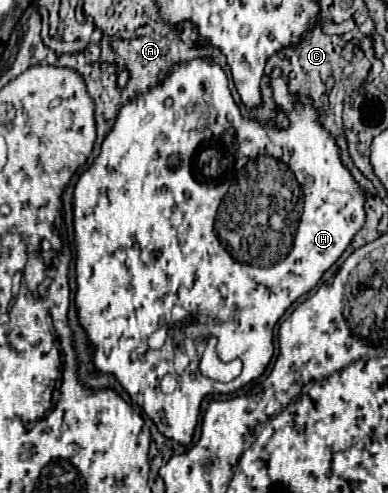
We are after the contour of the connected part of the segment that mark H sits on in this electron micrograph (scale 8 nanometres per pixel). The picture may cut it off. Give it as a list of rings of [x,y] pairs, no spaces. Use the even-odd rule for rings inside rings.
[[[194,58],[194,60],[188,60],[188,62],[178,62],[178,64],[174,64],[174,66],[172,66],[172,68],[170,68],[170,72],[168,72],[168,74],[166,74],[166,76],[164,76],[164,80],[160,80],[160,82],[158,82],[158,84],[156,84],[156,86],[152,86],[152,88],[148,88],[148,90],[144,90],[144,92],[140,92],[140,94],[138,94],[138,96],[136,96],[136,98],[132,98],[132,100],[128,100],[128,102],[126,102],[126,104],[124,104],[124,106],[122,106],[122,108],[120,108],[120,112],[118,112],[118,116],[116,116],[116,120],[114,120],[114,124],[112,124],[112,128],[110,128],[110,132],[108,132],[108,136],[106,136],[106,138],[104,138],[104,142],[102,142],[102,150],[100,150],[100,154],[98,154],[98,158],[96,158],[96,160],[94,160],[94,164],[92,164],[92,166],[90,166],[90,168],[88,168],[88,170],[86,170],[86,172],[84,172],[84,174],[82,174],[82,176],[80,176],[80,178],[78,178],[78,182],[76,182],[76,188],[74,188],[74,242],[76,242],[76,280],[78,280],[78,292],[76,292],[76,310],[78,310],[78,322],[80,322],[80,326],[82,326],[82,328],[84,328],[84,332],[86,332],[86,336],[88,336],[88,342],[90,342],[90,346],[92,346],[92,348],[94,348],[94,354],[92,354],[92,366],[94,366],[94,372],[96,372],[96,374],[112,374],[112,376],[114,376],[114,378],[116,378],[116,380],[118,380],[118,382],[120,382],[120,386],[122,386],[122,388],[124,388],[124,390],[126,390],[126,392],[128,392],[128,394],[130,394],[130,398],[132,398],[132,402],[136,402],[136,404],[138,404],[138,406],[140,406],[140,408],[142,408],[142,410],[144,410],[144,412],[146,412],[146,414],[148,414],[148,418],[150,418],[150,420],[152,420],[152,422],[154,422],[154,424],[156,424],[156,428],[158,428],[158,430],[160,430],[160,432],[162,432],[162,434],[164,434],[164,436],[166,436],[166,438],[170,438],[170,440],[174,440],[174,442],[178,442],[178,444],[182,444],[182,446],[188,446],[188,444],[190,444],[190,442],[192,442],[192,434],[194,434],[194,428],[196,428],[196,418],[198,418],[198,406],[200,406],[200,404],[202,404],[202,400],[204,400],[204,398],[206,398],[206,396],[210,396],[210,394],[215,394],[215,393],[220,393],[220,394],[230,394],[230,393],[233,393],[233,392],[235,392],[235,391],[237,391],[237,390],[238,390],[238,388],[242,388],[242,386],[244,386],[244,384],[248,384],[248,382],[250,382],[250,380],[254,380],[254,378],[258,378],[258,376],[262,376],[262,374],[264,374],[264,370],[266,370],[266,366],[268,366],[268,362],[270,362],[270,358],[272,358],[272,352],[274,352],[274,346],[272,346],[272,332],[274,332],[274,326],[276,326],[276,322],[278,322],[278,320],[280,320],[280,318],[282,318],[282,314],[284,314],[284,312],[286,312],[286,310],[288,310],[288,308],[290,308],[290,304],[292,304],[292,302],[294,302],[294,300],[298,300],[298,298],[300,298],[300,296],[302,296],[302,294],[306,294],[306,292],[308,292],[308,290],[310,290],[310,288],[314,288],[314,286],[316,286],[316,284],[318,284],[318,280],[320,280],[320,278],[322,278],[322,274],[324,274],[324,272],[326,272],[326,270],[328,270],[328,268],[330,268],[330,266],[332,266],[332,264],[334,264],[334,262],[336,262],[336,260],[338,260],[338,258],[340,258],[340,256],[342,256],[342,252],[344,252],[344,251],[345,251],[345,250],[346,250],[346,248],[347,248],[347,247],[348,247],[348,246],[349,246],[349,244],[350,244],[350,243],[351,243],[351,241],[352,241],[352,239],[353,239],[353,238],[354,238],[354,236],[355,236],[355,235],[356,235],[356,233],[357,233],[357,232],[358,232],[358,231],[359,231],[359,230],[360,230],[360,229],[361,229],[361,228],[362,228],[362,227],[363,227],[363,226],[364,226],[364,222],[366,222],[366,210],[364,210],[364,202],[366,202],[366,192],[364,192],[364,190],[362,190],[362,188],[360,188],[360,184],[358,184],[358,182],[356,182],[356,180],[354,180],[354,176],[352,176],[352,174],[350,174],[350,170],[348,170],[348,168],[346,168],[346,166],[344,166],[344,164],[342,164],[342,162],[340,162],[340,150],[338,150],[338,144],[336,144],[336,140],[334,140],[334,138],[332,138],[332,134],[330,134],[330,132],[328,132],[328,130],[326,130],[326,128],[324,128],[324,126],[322,126],[322,122],[320,122],[320,112],[318,112],[318,106],[316,106],[316,104],[314,104],[314,102],[312,102],[312,98],[310,98],[310,96],[304,96],[304,94],[294,94],[294,92],[290,92],[290,88],[288,88],[288,86],[290,86],[290,84],[288,84],[288,78],[284,78],[284,72],[282,72],[282,70],[280,70],[280,68],[274,68],[274,70],[272,70],[272,74],[270,74],[270,88],[272,88],[272,100],[274,100],[274,104],[276,104],[276,110],[278,110],[278,112],[282,112],[282,114],[286,114],[286,116],[290,116],[290,126],[288,126],[288,128],[278,128],[278,126],[276,126],[276,120],[274,120],[274,118],[270,118],[270,120],[266,120],[266,122],[258,122],[258,120],[254,120],[254,118],[244,118],[244,116],[242,116],[242,112],[240,112],[240,108],[238,108],[238,106],[236,106],[236,104],[234,104],[234,98],[232,98],[232,94],[231,94],[231,91],[230,91],[230,88],[228,88],[228,78],[226,78],[226,74],[224,74],[224,70],[222,70],[222,68],[220,68],[220,66],[218,66],[218,64],[216,64],[216,62],[212,62],[212,60],[210,60],[210,58]],[[232,174],[236,174],[236,182],[238,182],[238,186],[240,186],[240,188],[238,188],[238,192],[236,192],[236,202],[240,202],[240,204],[242,204],[242,206],[244,206],[244,208],[242,208],[242,210],[218,210],[218,208],[220,208],[220,204],[221,204],[221,202],[222,202],[222,201],[223,201],[223,199],[224,199],[224,197],[225,197],[225,195],[226,195],[226,194],[227,194],[227,191],[228,191],[228,182],[232,182]],[[296,200],[302,200],[302,216],[300,216],[300,222],[298,222],[298,230],[296,230]],[[172,306],[182,306],[182,308],[186,308],[186,310],[198,310],[198,314],[206,314],[206,316],[210,316],[210,318],[212,318],[212,322],[214,322],[214,330],[212,330],[212,332],[214,332],[214,336],[216,336],[216,338],[218,338],[218,344],[216,344],[216,352],[218,352],[218,358],[220,358],[220,360],[222,360],[222,362],[232,362],[232,360],[236,360],[236,358],[240,358],[240,356],[242,356],[242,358],[240,358],[240,360],[242,360],[242,364],[244,364],[244,368],[242,368],[242,374],[240,374],[240,378],[236,378],[236,380],[232,380],[232,382],[230,382],[230,384],[222,384],[222,382],[217,382],[217,381],[216,381],[216,380],[211,380],[211,379],[210,379],[210,378],[204,378],[204,376],[202,376],[202,374],[200,374],[200,372],[198,372],[198,370],[194,370],[194,368],[188,368],[188,370],[186,370],[186,374],[184,374],[184,376],[182,376],[182,378],[180,378],[180,376],[176,376],[176,372],[174,372],[174,364],[172,364],[172,354],[168,354],[168,344],[166,344],[166,346],[164,346],[164,348],[162,348],[162,350],[150,350],[150,346],[148,346],[148,338],[150,338],[150,336],[152,336],[152,334],[154,334],[154,332],[156,332],[156,330],[158,330],[158,328],[160,328],[160,322],[164,322],[164,320],[166,320],[166,316],[170,316],[170,310],[172,310]],[[164,374],[174,374],[174,376],[176,376],[176,378],[178,378],[178,386],[180,386],[180,388],[176,388],[176,392],[172,392],[172,394],[160,394],[160,380],[162,380],[162,376],[164,376]]]

